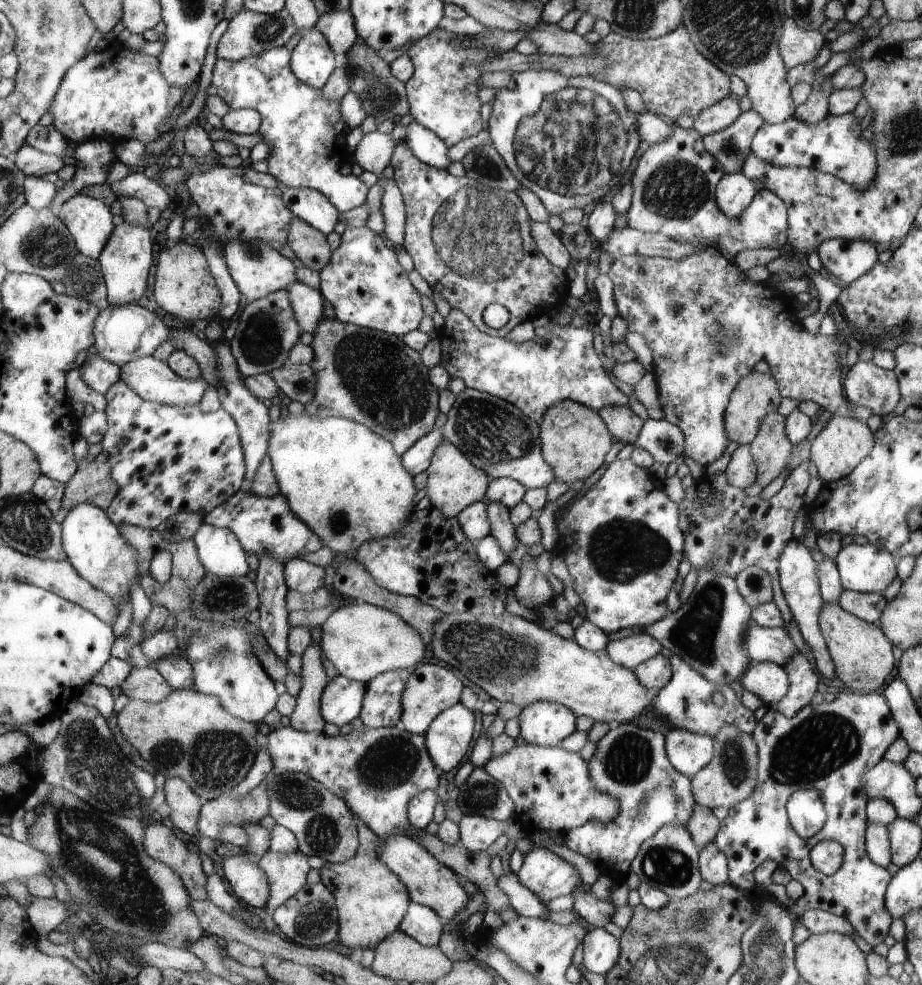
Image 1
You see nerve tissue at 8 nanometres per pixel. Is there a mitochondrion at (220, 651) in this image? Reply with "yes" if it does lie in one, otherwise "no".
yes

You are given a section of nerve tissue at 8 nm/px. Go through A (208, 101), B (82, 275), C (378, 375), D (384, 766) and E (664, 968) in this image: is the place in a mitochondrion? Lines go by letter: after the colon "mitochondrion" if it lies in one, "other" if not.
A: other
B: mitochondrion
C: mitochondrion
D: mitochondrion
E: mitochondrion

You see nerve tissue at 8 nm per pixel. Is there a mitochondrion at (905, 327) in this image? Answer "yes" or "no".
no

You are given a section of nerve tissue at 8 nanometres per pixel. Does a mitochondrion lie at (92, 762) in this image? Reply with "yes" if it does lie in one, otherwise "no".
yes

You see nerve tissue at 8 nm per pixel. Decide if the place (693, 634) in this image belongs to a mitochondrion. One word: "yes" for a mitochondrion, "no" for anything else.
yes

